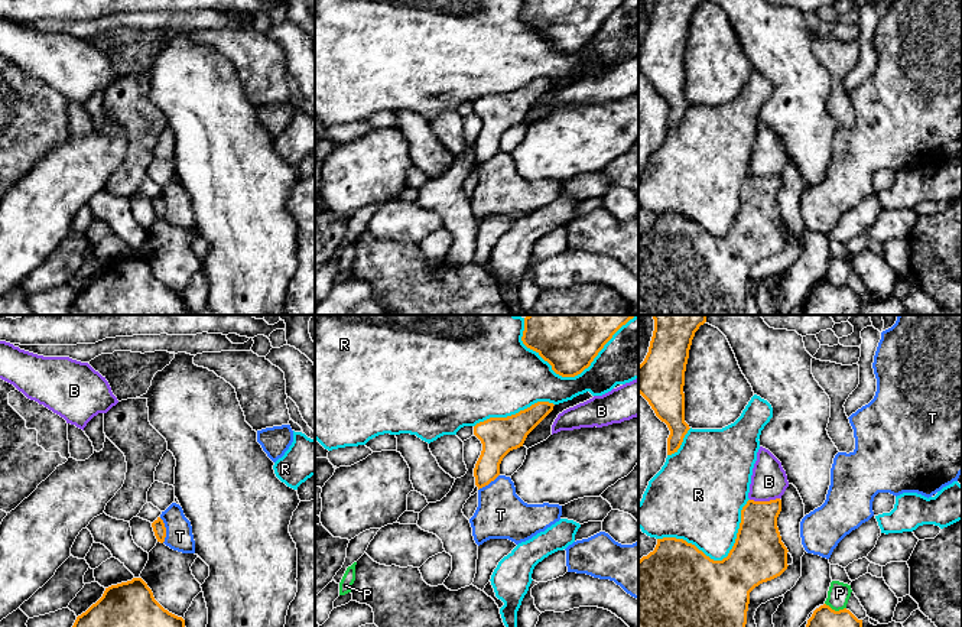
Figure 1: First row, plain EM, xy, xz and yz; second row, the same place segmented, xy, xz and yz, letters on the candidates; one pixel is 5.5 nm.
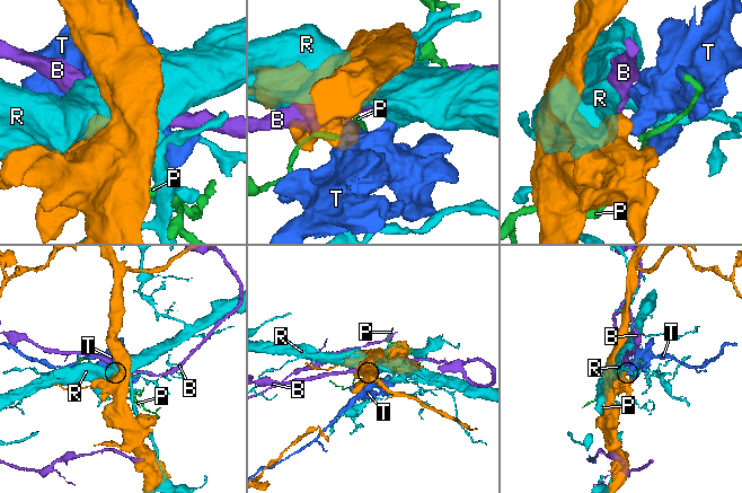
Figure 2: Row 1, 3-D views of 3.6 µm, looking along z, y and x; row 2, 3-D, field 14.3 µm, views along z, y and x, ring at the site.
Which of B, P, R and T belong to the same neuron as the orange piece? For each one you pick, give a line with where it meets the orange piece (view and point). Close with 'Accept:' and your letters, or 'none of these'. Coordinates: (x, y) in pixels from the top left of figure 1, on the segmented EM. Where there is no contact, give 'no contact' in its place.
Accept: none of these

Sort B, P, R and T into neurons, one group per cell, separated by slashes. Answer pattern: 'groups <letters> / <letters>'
groups B / P / R / T

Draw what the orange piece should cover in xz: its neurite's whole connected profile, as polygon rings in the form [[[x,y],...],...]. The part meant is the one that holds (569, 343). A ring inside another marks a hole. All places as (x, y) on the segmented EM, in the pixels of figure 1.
[[[527,315],[523,344],[562,377],[575,377],[634,315]]]

